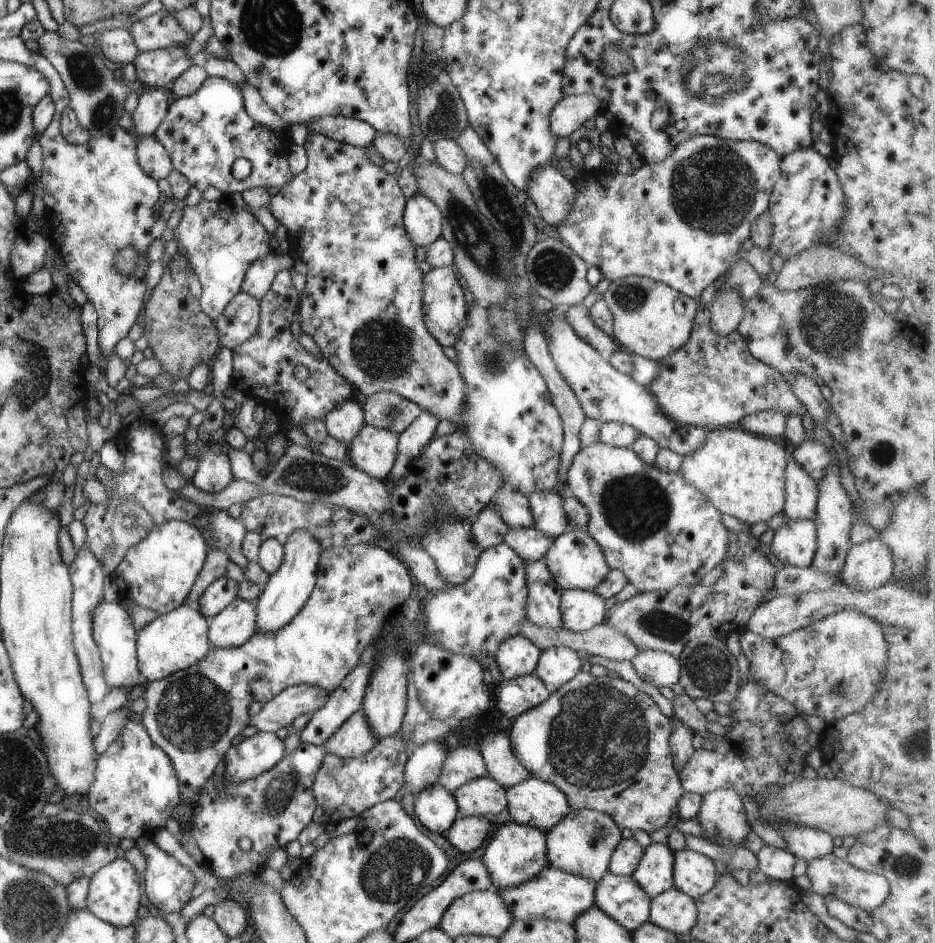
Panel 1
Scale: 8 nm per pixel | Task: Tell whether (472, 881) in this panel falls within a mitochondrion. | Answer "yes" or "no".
no

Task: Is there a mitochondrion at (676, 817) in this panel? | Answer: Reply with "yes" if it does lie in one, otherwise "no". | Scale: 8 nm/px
no

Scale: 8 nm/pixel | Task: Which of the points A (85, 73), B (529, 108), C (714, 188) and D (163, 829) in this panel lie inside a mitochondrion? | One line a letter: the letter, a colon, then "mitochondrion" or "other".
A: mitochondrion
B: other
C: mitochondrion
D: other

